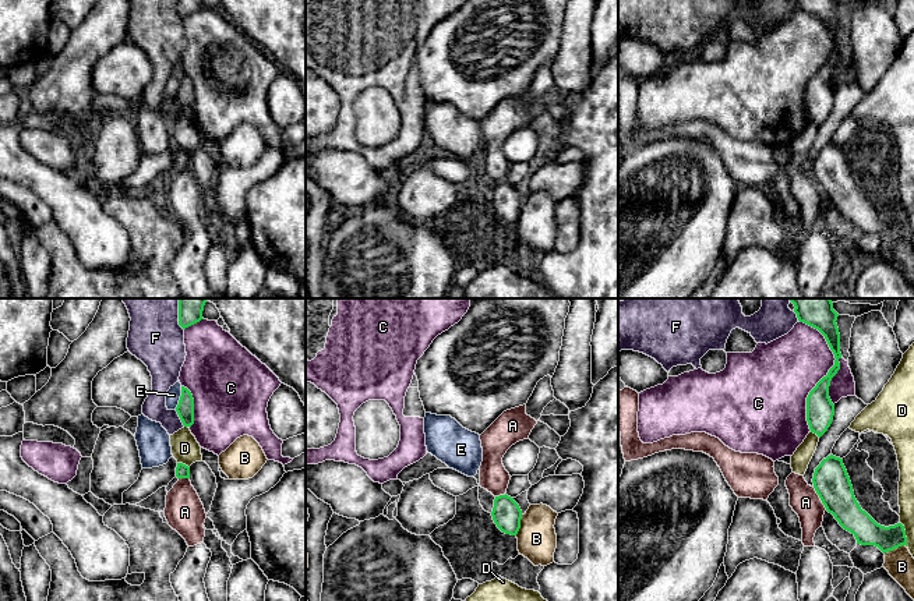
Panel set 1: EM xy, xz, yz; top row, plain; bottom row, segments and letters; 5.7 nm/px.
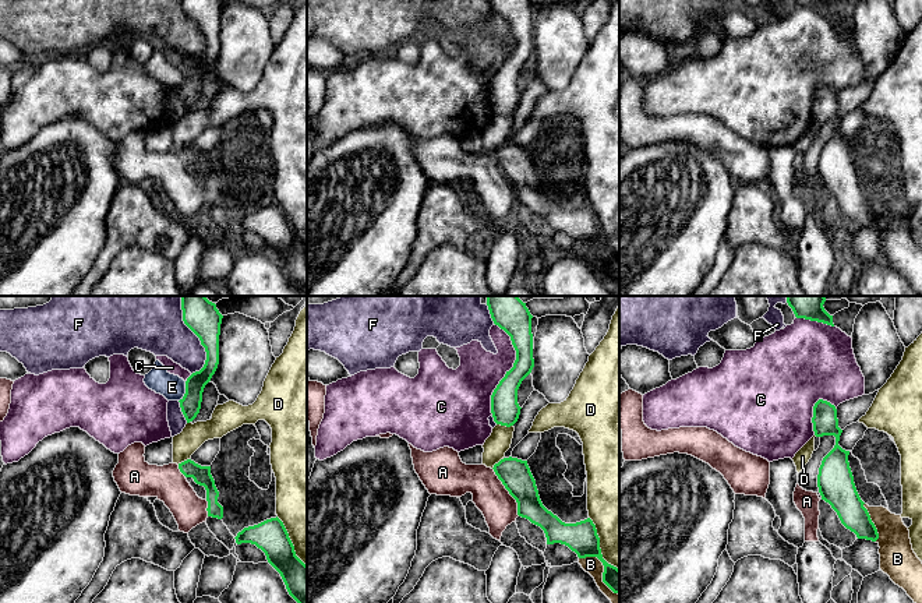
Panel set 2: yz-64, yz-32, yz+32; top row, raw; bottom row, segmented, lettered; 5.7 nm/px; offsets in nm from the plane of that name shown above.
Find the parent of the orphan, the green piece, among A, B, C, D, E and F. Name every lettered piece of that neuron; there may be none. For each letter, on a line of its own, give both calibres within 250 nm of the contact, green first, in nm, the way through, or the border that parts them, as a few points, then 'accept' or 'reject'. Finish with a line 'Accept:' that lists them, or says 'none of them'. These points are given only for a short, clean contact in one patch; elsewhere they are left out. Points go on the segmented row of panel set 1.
A: 200 nm thick on the green side, 170 nm on the other; runs through yz (830, 480), (830, 485), (819, 497), (805, 502); accept
B: 160 nm thick on the green side, 160 nm on the other; reject
C: 160 nm thick on the green side, 380 nm on the other; reject
D: 160 nm thick on the green side, 100 nm on the other; reject
E: 100 nm thick on the green side, 80 nm on the other; reject
F: 100 nm thick on the green side, 140 nm on the other; reject
Accept: A

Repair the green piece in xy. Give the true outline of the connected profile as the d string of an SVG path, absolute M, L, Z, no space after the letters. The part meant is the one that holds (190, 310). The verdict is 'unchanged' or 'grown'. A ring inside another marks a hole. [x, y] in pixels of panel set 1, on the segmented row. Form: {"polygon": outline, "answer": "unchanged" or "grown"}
{"polygon": "M179 298L179 325L186 329L202 318L207 298Z", "answer": "unchanged"}

